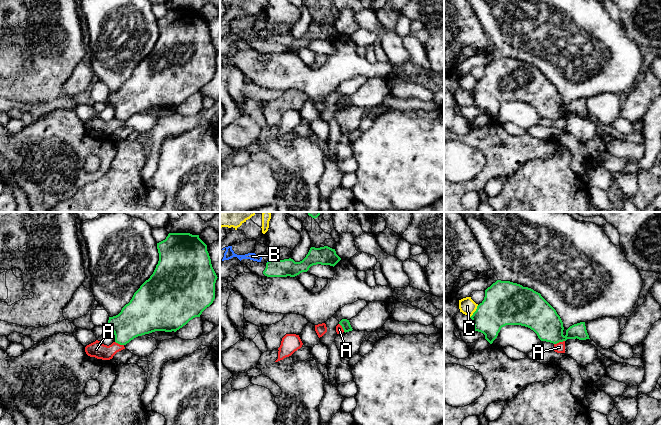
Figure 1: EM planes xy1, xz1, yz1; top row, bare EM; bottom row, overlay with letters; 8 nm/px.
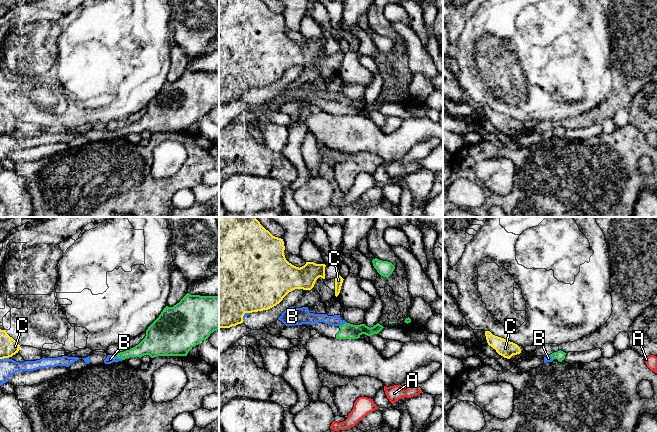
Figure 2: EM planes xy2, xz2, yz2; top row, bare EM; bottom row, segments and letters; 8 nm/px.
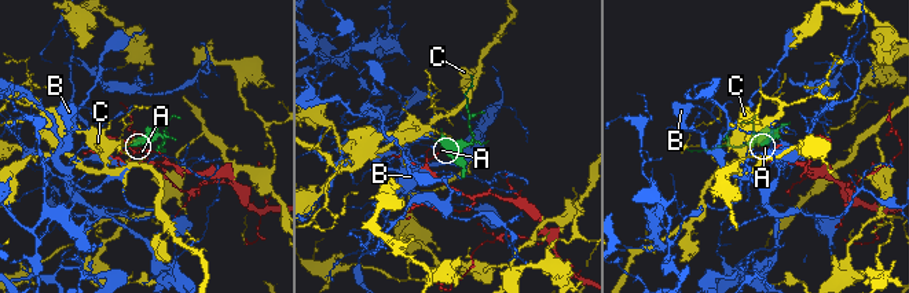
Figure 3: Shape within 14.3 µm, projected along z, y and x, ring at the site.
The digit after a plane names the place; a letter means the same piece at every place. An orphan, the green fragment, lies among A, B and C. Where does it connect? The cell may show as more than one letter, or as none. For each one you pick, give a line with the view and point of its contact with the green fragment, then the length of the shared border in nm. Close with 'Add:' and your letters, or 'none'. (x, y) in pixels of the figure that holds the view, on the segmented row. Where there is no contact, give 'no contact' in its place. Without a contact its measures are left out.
B: meets green in xz2 at (343, 324); contact 70 nm long
Add: B

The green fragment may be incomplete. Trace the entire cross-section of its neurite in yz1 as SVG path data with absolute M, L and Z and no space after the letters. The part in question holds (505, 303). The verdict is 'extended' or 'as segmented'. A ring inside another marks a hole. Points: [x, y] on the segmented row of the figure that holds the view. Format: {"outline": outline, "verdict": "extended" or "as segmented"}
{"outline": "M497 280L485 290L484 300L477 306L476 311L470 317L474 330L485 335L485 339L492 344L497 338L501 328L506 325L521 325L533 330L541 341L557 344L567 339L590 339L585 322L570 326L563 335L563 322L556 310L531 288L510 281Z", "verdict": "as segmented"}

